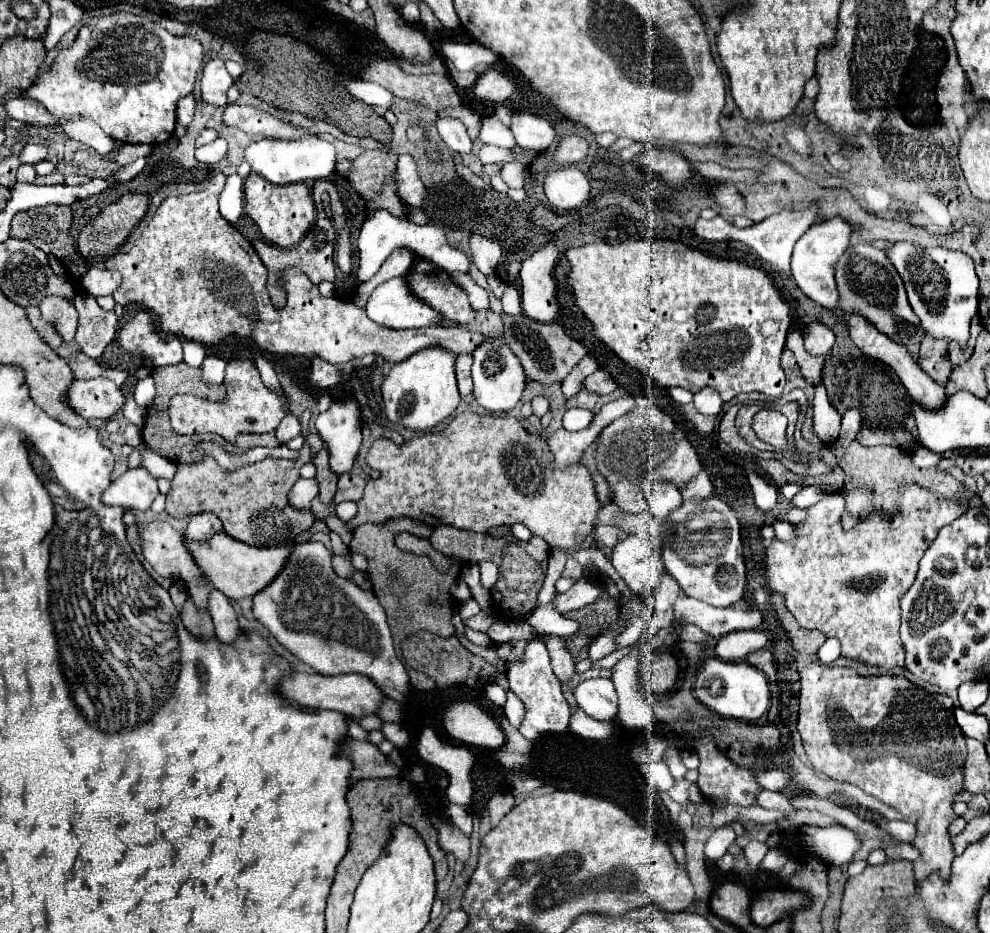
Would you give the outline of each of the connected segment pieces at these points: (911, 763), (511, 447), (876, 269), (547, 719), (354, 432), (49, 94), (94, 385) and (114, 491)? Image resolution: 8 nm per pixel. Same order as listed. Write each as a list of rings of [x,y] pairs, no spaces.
[[[809,664],[807,668],[801,670],[801,696],[799,696],[799,724],[797,724],[797,730],[803,738],[803,746],[805,746],[805,752],[807,752],[807,758],[809,762],[813,764],[815,770],[827,774],[829,778],[837,780],[837,782],[847,782],[847,784],[853,784],[857,788],[861,788],[865,794],[877,798],[879,802],[891,806],[891,808],[897,808],[901,814],[919,814],[915,826],[917,826],[917,836],[913,838],[911,846],[915,850],[919,850],[919,860],[913,862],[913,874],[915,874],[915,884],[921,886],[921,882],[937,872],[941,874],[941,878],[949,880],[951,876],[951,862],[955,858],[953,854],[953,846],[951,846],[951,836],[947,832],[949,824],[957,818],[957,814],[953,812],[953,796],[955,792],[959,790],[961,786],[961,780],[963,780],[963,764],[965,764],[965,756],[967,756],[967,748],[965,748],[965,736],[961,734],[957,722],[953,722],[953,700],[949,696],[943,696],[943,694],[931,694],[923,688],[917,688],[915,684],[911,684],[907,678],[903,676],[879,676],[879,678],[863,678],[859,674],[855,674],[851,668],[843,668],[843,666],[823,666],[823,664]]]
[[[461,412],[457,414],[441,432],[425,432],[425,434],[415,434],[411,440],[403,442],[401,446],[397,446],[395,442],[389,442],[385,438],[379,438],[371,444],[369,452],[367,452],[367,458],[365,462],[371,466],[371,468],[377,468],[381,472],[381,478],[377,480],[369,480],[367,482],[367,488],[365,488],[365,496],[359,504],[359,514],[355,520],[351,520],[347,526],[349,530],[355,530],[359,524],[365,524],[365,522],[375,522],[375,524],[381,524],[385,520],[393,520],[393,518],[411,518],[411,520],[417,520],[417,522],[423,522],[425,526],[429,528],[437,528],[441,524],[447,524],[447,526],[455,526],[455,528],[461,528],[461,530],[473,530],[473,532],[487,532],[489,528],[497,528],[501,524],[525,524],[527,528],[531,528],[533,534],[541,536],[549,548],[561,548],[561,550],[569,550],[569,548],[577,548],[577,544],[581,544],[593,530],[595,526],[595,520],[597,520],[597,512],[599,512],[599,502],[595,498],[595,486],[593,486],[593,480],[591,480],[591,474],[585,466],[567,466],[565,470],[557,470],[557,468],[551,468],[551,462],[553,462],[553,454],[549,454],[549,446],[545,446],[545,440],[537,434],[531,434],[523,428],[523,424],[513,418],[513,416],[479,416],[479,414],[473,414],[473,412]]]
[[[873,244],[849,246],[845,254],[837,260],[835,280],[841,296],[841,308],[845,314],[863,314],[869,322],[873,322],[883,334],[893,338],[897,344],[911,346],[919,344],[925,338],[925,330],[921,330],[921,322],[909,306],[905,286],[883,250],[875,248]]]
[[[535,638],[535,640],[531,640],[527,644],[525,660],[523,662],[515,662],[513,666],[509,666],[507,680],[511,684],[511,690],[521,698],[521,702],[527,708],[525,720],[523,720],[523,724],[519,728],[519,732],[527,740],[537,742],[545,734],[567,732],[571,712],[569,712],[567,700],[565,700],[563,692],[561,692],[561,682],[553,674],[553,668],[551,668],[551,662],[549,662],[549,652],[547,652],[547,648],[545,648],[545,644],[541,640]]]
[[[357,400],[333,402],[327,412],[323,412],[315,418],[315,428],[329,452],[329,468],[337,476],[347,474],[353,468],[353,462],[355,462],[355,458],[359,454],[359,446],[361,446],[361,408],[359,408]]]
[[[117,12],[111,16],[91,18],[79,32],[75,44],[69,50],[59,52],[51,70],[29,88],[23,90],[23,98],[33,98],[41,102],[51,114],[81,114],[95,120],[107,136],[117,142],[141,142],[141,144],[163,144],[173,136],[175,130],[175,110],[179,98],[193,92],[197,72],[203,66],[201,42],[191,36],[173,36],[157,22],[149,18],[133,16],[129,12]]]
[[[105,378],[71,382],[63,400],[85,420],[107,420],[123,408],[121,390]]]
[[[133,468],[111,482],[101,502],[105,506],[121,506],[123,510],[147,510],[157,494],[157,480],[145,468]]]

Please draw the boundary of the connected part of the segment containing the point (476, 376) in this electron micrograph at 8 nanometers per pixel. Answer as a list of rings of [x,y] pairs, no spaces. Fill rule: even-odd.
[[[489,334],[487,338],[489,340],[481,342],[481,346],[477,346],[477,350],[473,352],[473,368],[471,368],[473,384],[475,384],[473,394],[485,410],[509,412],[515,408],[515,404],[523,396],[527,376],[523,372],[521,360],[513,354],[513,350],[509,350],[509,344],[505,342],[503,334]]]

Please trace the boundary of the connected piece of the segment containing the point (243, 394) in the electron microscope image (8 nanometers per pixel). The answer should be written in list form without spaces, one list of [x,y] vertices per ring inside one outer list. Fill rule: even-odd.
[[[231,360],[227,364],[223,384],[227,388],[227,396],[223,402],[211,402],[191,394],[173,396],[169,402],[171,428],[177,434],[189,434],[189,436],[211,432],[235,444],[239,434],[263,434],[275,430],[281,418],[289,414],[289,406],[285,404],[285,400],[263,386],[257,368],[249,360]]]

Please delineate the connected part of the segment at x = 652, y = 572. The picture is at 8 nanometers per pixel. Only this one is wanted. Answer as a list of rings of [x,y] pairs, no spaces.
[[[635,532],[619,540],[611,554],[611,564],[637,594],[647,594],[647,588],[653,580],[663,576],[663,564],[659,558],[659,548],[649,538],[643,538]]]

